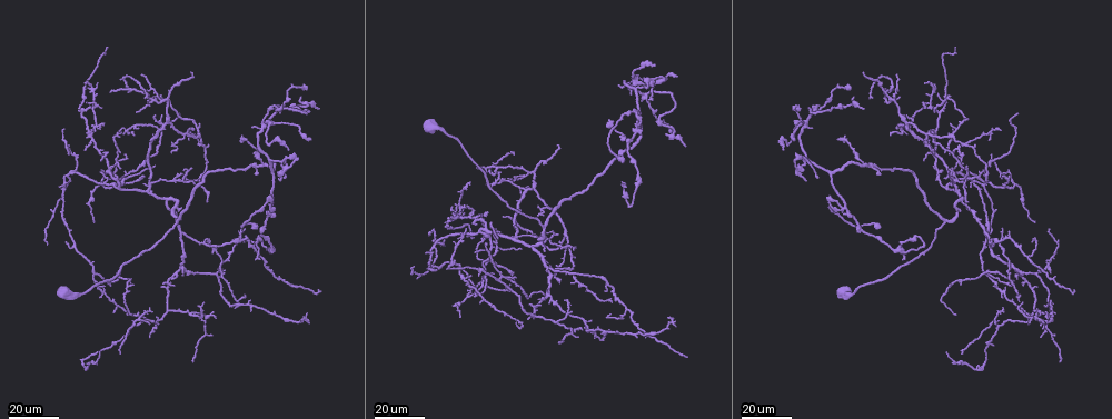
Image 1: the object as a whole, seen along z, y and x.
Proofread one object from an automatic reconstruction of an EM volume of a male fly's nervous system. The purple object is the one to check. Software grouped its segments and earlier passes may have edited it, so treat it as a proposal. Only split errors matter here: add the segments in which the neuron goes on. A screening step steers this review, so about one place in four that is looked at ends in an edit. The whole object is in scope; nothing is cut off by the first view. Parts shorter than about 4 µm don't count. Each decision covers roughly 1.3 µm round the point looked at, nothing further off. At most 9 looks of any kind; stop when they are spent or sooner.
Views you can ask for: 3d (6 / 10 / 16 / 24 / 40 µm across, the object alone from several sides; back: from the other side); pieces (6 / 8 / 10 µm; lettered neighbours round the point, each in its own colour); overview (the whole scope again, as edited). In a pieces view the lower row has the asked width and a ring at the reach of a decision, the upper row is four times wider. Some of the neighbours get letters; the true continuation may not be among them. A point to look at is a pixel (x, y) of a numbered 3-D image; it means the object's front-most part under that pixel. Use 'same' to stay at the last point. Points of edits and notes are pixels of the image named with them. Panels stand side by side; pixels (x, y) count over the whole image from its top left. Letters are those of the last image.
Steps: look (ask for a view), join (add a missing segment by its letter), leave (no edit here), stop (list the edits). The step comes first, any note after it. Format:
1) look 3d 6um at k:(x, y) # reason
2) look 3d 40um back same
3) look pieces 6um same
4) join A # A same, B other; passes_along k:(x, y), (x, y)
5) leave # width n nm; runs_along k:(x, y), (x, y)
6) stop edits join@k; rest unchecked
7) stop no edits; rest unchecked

look 3d 16um at 1:(253, 128) # thin end

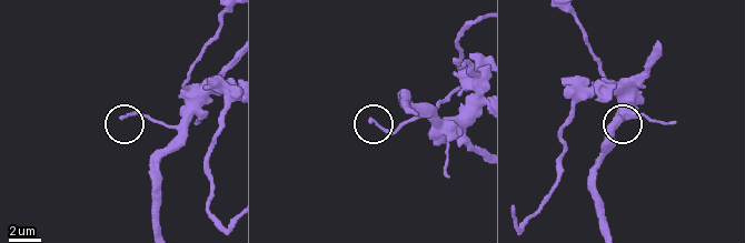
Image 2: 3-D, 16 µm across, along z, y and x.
look pieces 8um at 2:(370, 120)

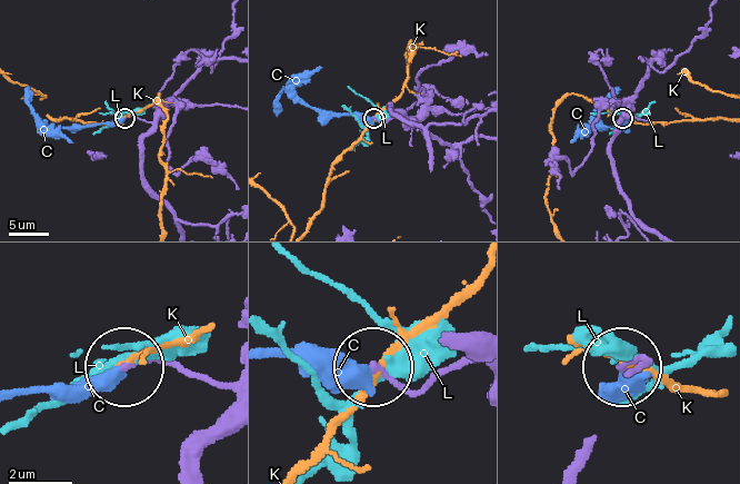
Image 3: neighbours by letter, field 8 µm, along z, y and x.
leave # C other, K other, L other; runs_along 3:(172, 213), (142, 168), (142, 140), (151, 124), (124, 117); none of them fits

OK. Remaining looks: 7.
look 3d 24um at 1:(257, 175) # an open end

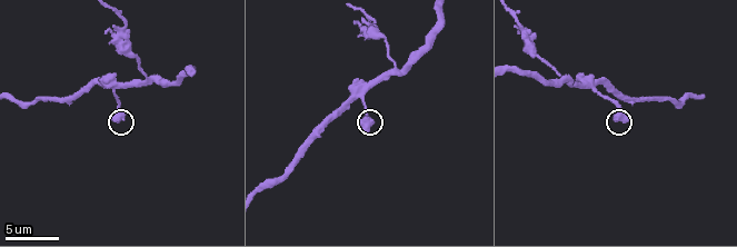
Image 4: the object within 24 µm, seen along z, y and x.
look pieces 6um at 4:(368, 129)

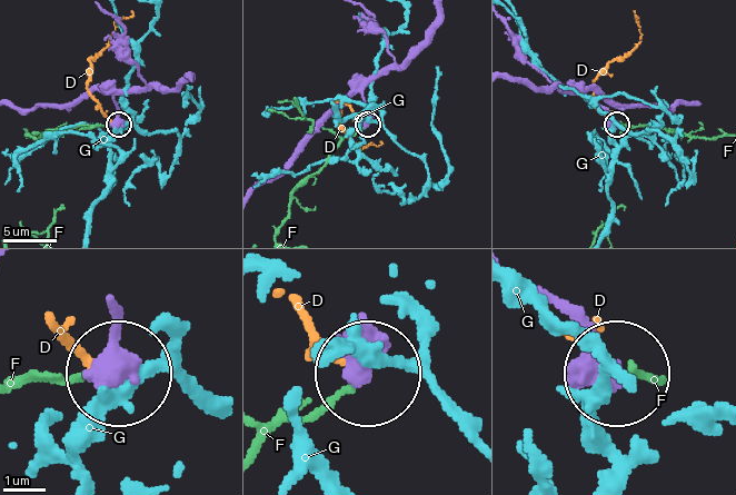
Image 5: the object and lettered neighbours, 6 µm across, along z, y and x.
leave # width 530 nm; D other, F other, G other; runs_along 5:(110, 315), (118, 375); none of them fits

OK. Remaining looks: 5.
look 3d 16um at 1:(827, 198) # free end

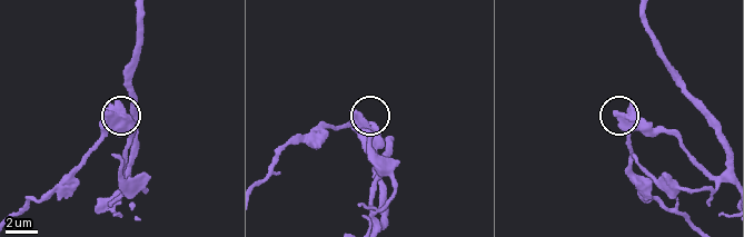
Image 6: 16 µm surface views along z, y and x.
look pieces 8um at 6:(104, 112) # see the neighbours

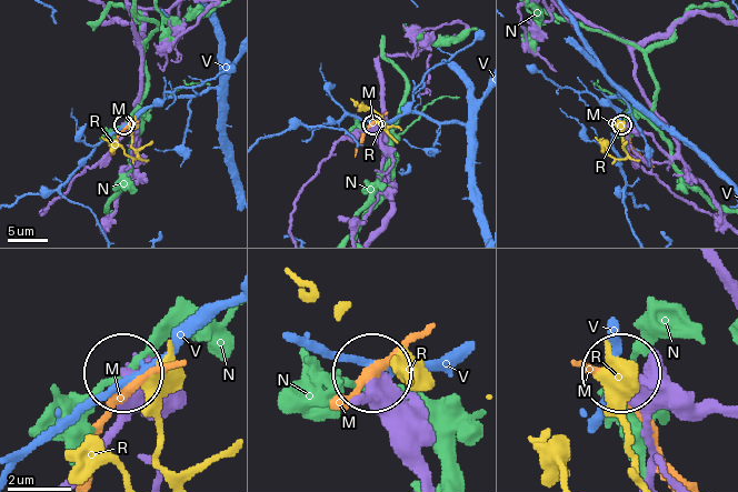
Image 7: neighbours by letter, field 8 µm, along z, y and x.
leave # width 400 nm; M other, N other, R other, V other; none of them fits

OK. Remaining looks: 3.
look 3d 16um at 1:(1010, 174) # branch stops here

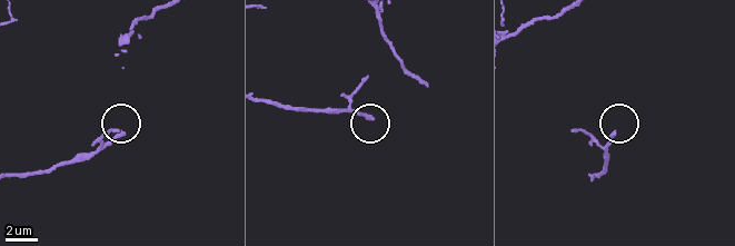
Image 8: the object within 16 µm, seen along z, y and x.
look pieces 8um at 8:(612, 133)

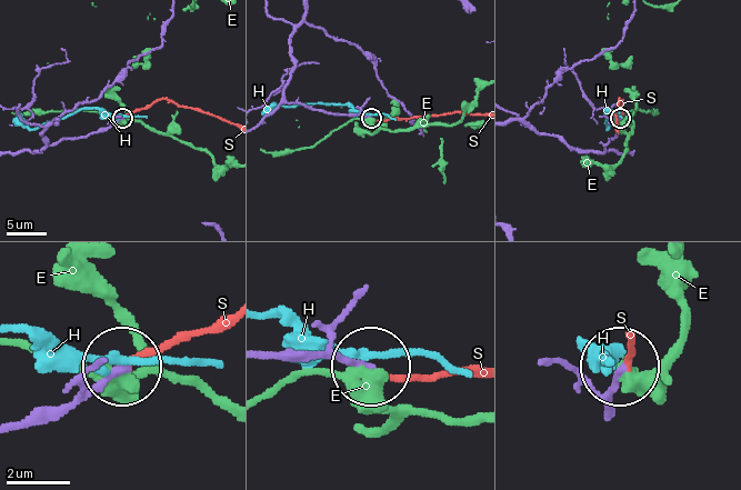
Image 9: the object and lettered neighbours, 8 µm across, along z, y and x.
join S # E other, H other, S same; passes_along 9:(288, 354), (341, 354), (397, 379), (476, 370); the neuron continues

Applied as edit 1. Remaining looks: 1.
stop edits join@9; rest unchecked

